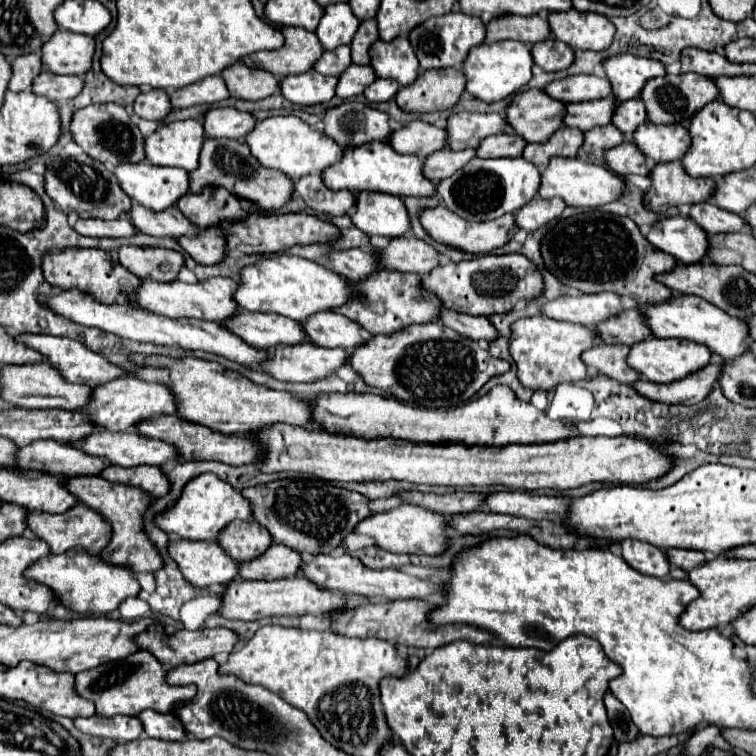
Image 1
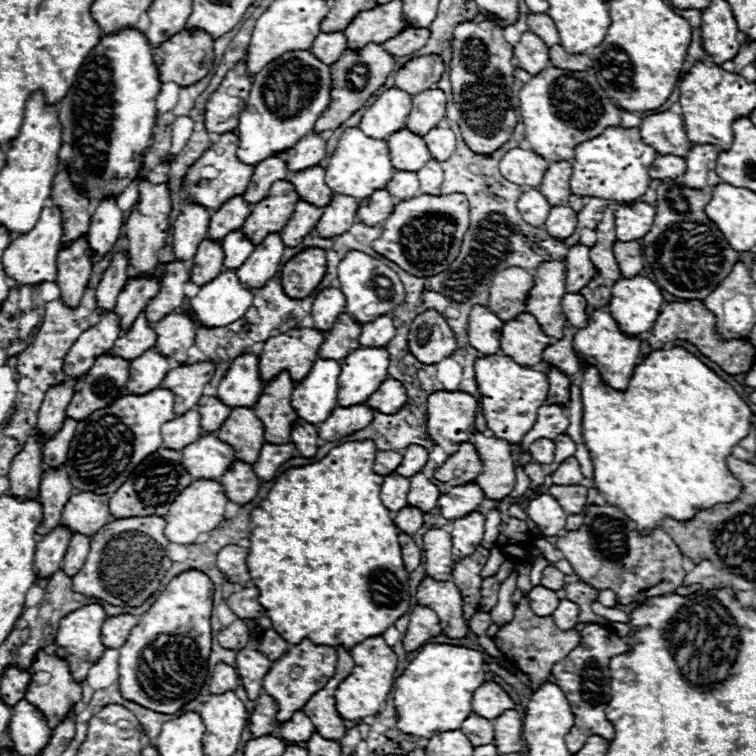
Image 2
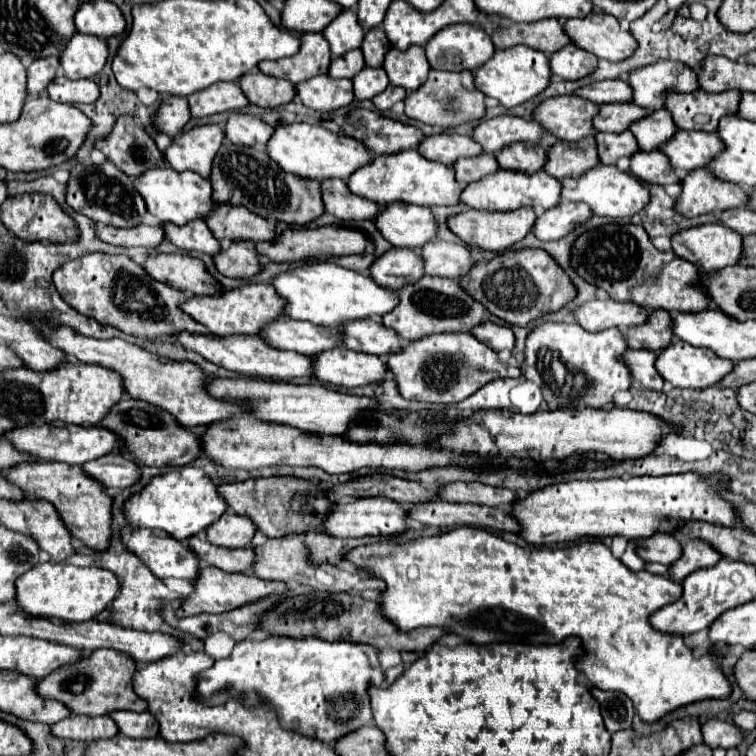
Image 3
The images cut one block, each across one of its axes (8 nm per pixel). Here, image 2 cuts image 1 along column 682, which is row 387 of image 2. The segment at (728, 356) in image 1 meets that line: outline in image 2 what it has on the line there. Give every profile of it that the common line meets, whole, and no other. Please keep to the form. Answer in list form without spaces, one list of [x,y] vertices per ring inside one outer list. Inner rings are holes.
[[[318,358],[312,364],[312,372],[304,380],[296,382],[290,402],[302,420],[318,424],[338,406],[340,370],[342,368],[336,360]]]

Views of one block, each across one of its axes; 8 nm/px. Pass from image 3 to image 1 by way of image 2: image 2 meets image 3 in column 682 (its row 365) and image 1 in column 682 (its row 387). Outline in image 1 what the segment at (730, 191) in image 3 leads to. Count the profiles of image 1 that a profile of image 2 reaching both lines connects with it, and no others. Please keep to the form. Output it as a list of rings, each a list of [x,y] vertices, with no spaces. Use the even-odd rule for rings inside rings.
[[[680,160],[654,166],[650,180],[652,186],[646,192],[646,208],[654,212],[666,212],[680,204],[706,202],[716,190],[714,178],[692,178]]]

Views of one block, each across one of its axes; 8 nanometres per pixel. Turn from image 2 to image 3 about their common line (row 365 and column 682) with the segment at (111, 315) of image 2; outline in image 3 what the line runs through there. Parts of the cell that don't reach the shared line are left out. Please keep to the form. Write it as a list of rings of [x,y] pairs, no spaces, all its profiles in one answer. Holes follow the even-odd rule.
[[[670,60],[634,70],[628,82],[634,88],[634,102],[646,110],[664,108],[670,92],[694,92],[700,88],[694,70],[682,62]]]

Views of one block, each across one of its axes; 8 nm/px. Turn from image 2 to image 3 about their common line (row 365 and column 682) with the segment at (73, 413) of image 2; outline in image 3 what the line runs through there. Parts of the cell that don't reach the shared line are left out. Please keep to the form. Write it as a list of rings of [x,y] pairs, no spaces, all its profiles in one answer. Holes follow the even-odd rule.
[[[704,90],[690,94],[672,92],[670,98],[666,98],[666,108],[672,112],[676,126],[682,130],[716,132],[720,118],[738,112],[740,100],[740,90],[728,90],[720,94],[710,94]]]

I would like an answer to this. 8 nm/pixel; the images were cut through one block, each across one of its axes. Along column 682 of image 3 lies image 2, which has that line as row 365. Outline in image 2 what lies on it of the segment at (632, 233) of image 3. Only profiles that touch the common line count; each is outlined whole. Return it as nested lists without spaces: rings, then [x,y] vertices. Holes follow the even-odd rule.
[[[294,328],[286,334],[272,336],[264,342],[264,350],[260,354],[260,376],[268,382],[280,370],[288,370],[296,382],[306,378],[318,358],[322,342],[324,332],[316,328]]]

